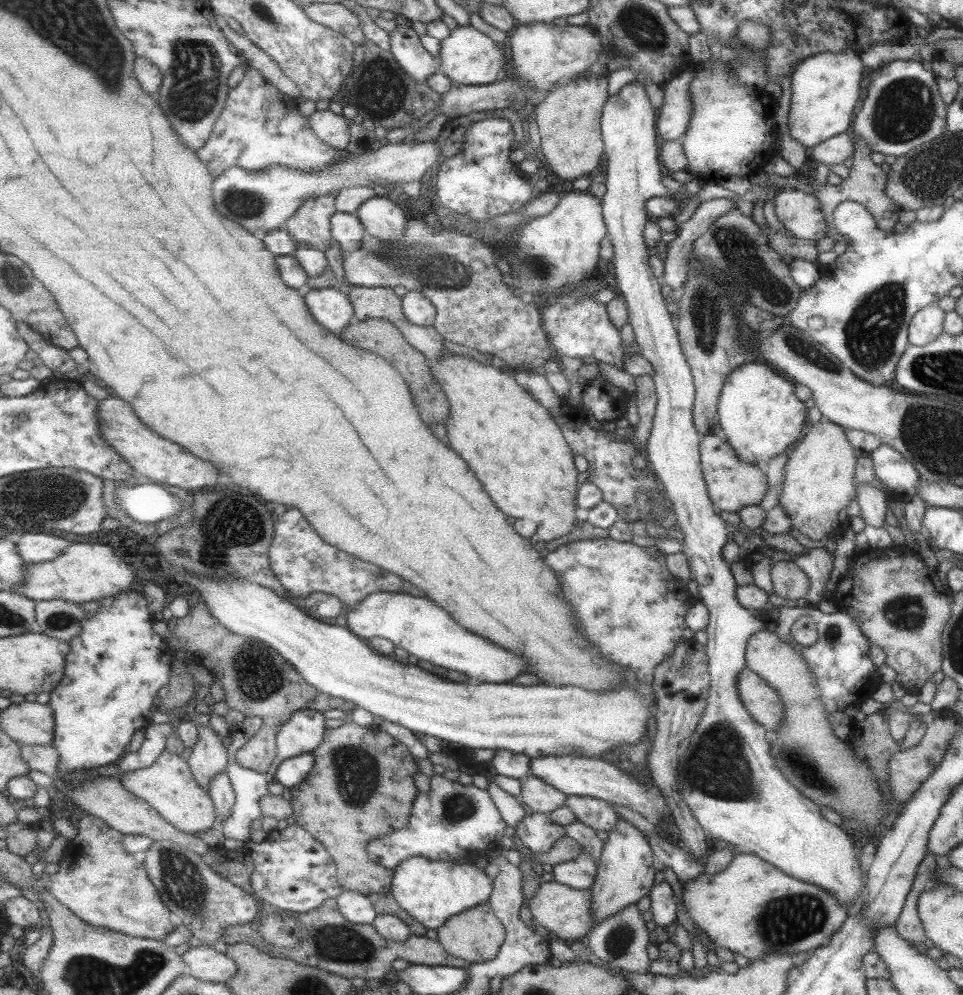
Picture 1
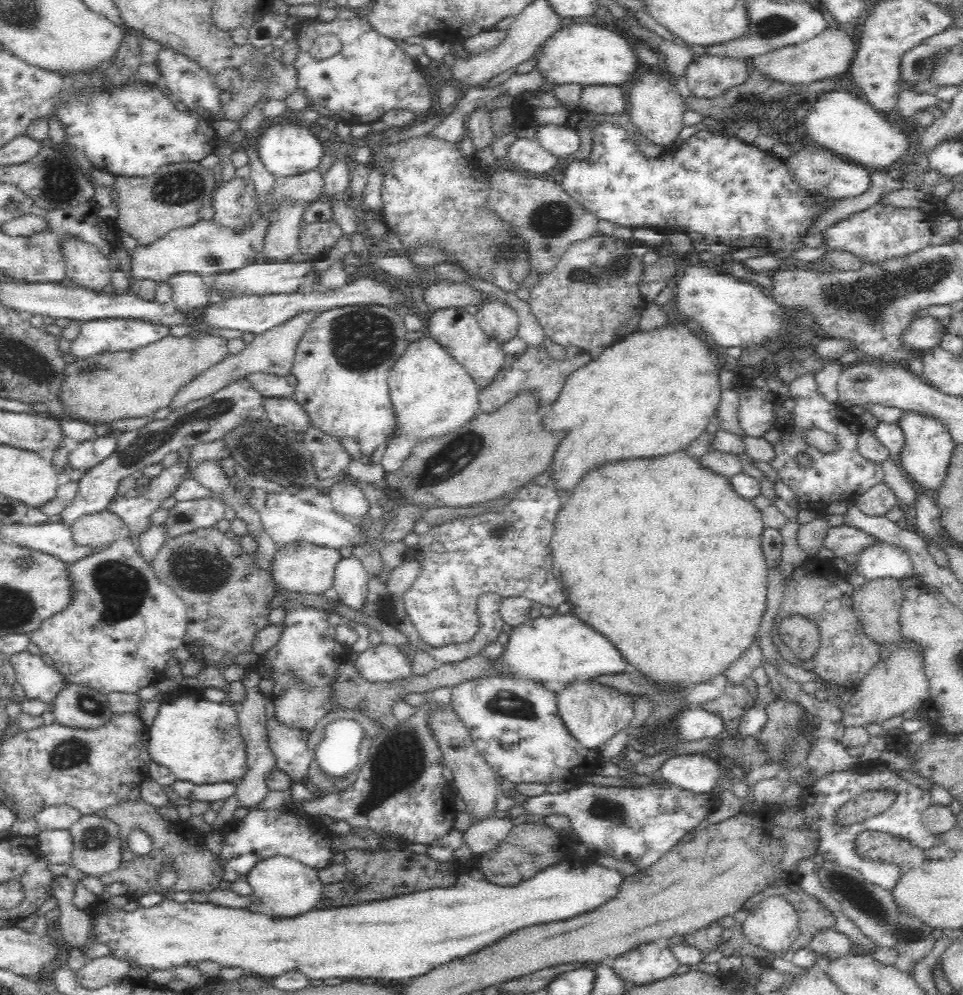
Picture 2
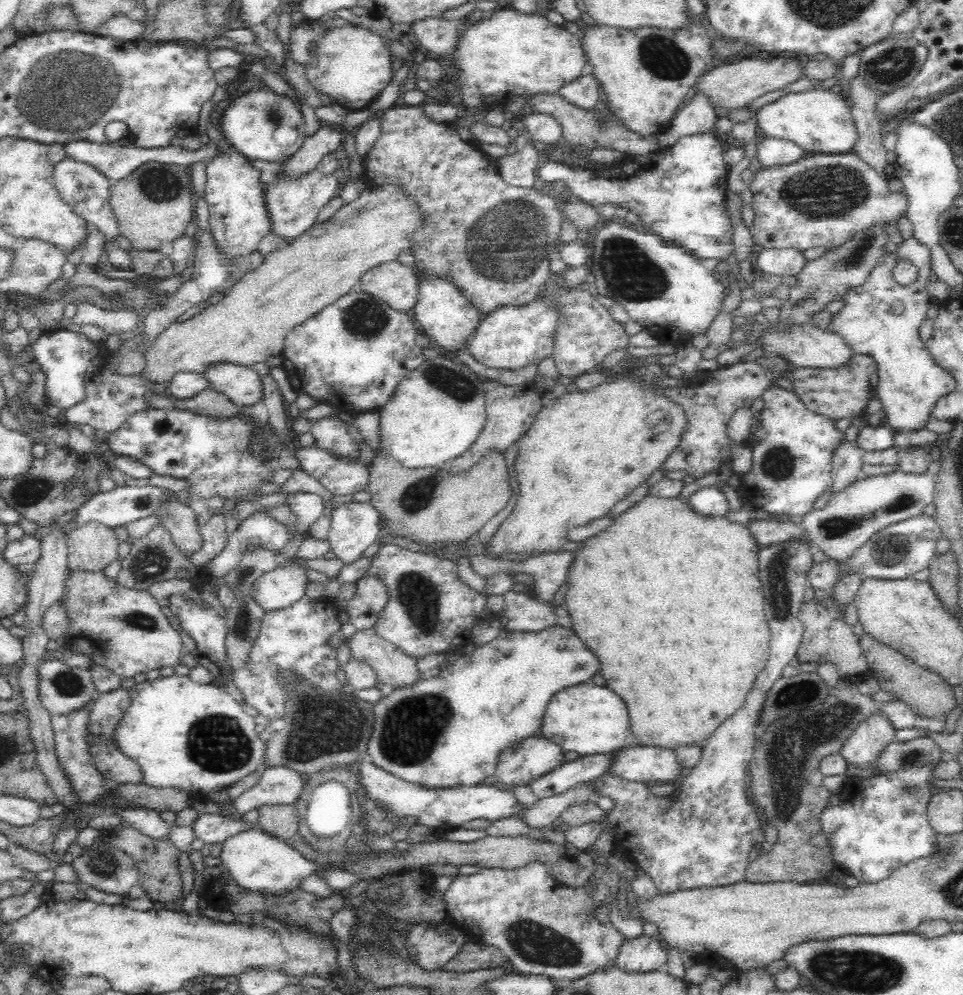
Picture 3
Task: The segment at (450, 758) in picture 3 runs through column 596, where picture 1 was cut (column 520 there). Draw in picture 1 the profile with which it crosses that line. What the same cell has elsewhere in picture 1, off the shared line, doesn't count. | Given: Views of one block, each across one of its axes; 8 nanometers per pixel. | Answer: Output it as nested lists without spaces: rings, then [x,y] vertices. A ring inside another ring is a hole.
[[[379,592],[371,594],[363,604],[348,608],[345,612],[347,626],[364,639],[383,637],[395,643],[395,646],[415,654],[421,660],[429,660],[437,666],[465,672],[481,682],[509,683],[521,673],[527,673],[527,664],[523,657],[507,651],[506,647],[491,644],[489,640],[461,628],[446,609],[437,605],[428,597],[411,596],[402,592]]]

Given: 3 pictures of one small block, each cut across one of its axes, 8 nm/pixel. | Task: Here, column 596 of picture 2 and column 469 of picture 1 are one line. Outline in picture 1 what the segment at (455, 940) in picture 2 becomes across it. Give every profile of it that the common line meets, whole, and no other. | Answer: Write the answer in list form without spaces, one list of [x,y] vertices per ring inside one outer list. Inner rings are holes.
[[[414,856],[394,869],[391,893],[398,903],[413,918],[427,928],[437,930],[452,916],[461,911],[490,900],[493,894],[494,880],[485,874],[483,868],[472,863],[451,863],[451,861],[433,860],[426,856]]]

